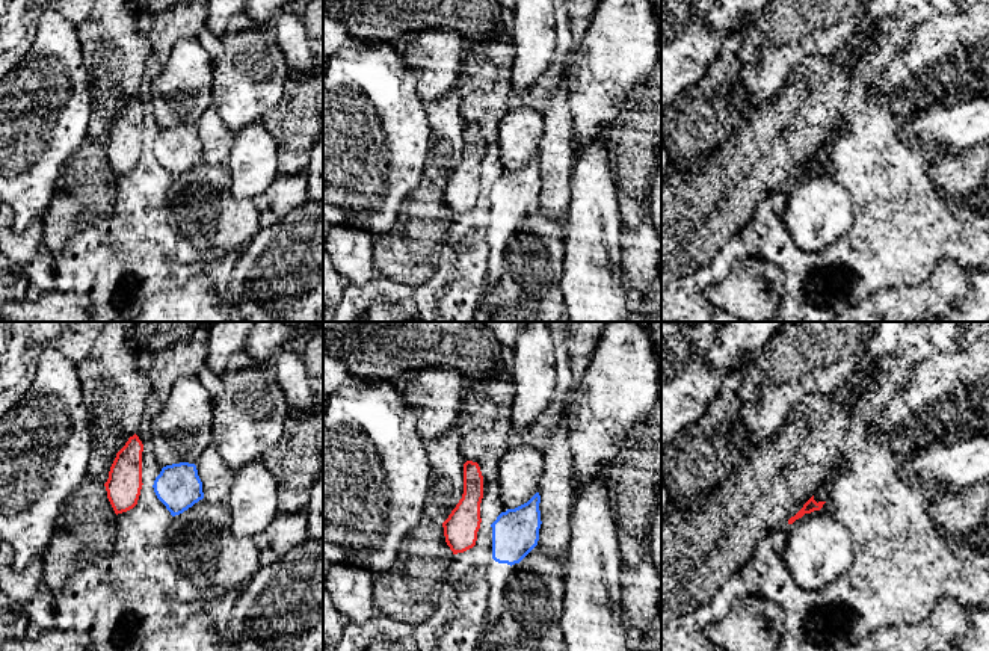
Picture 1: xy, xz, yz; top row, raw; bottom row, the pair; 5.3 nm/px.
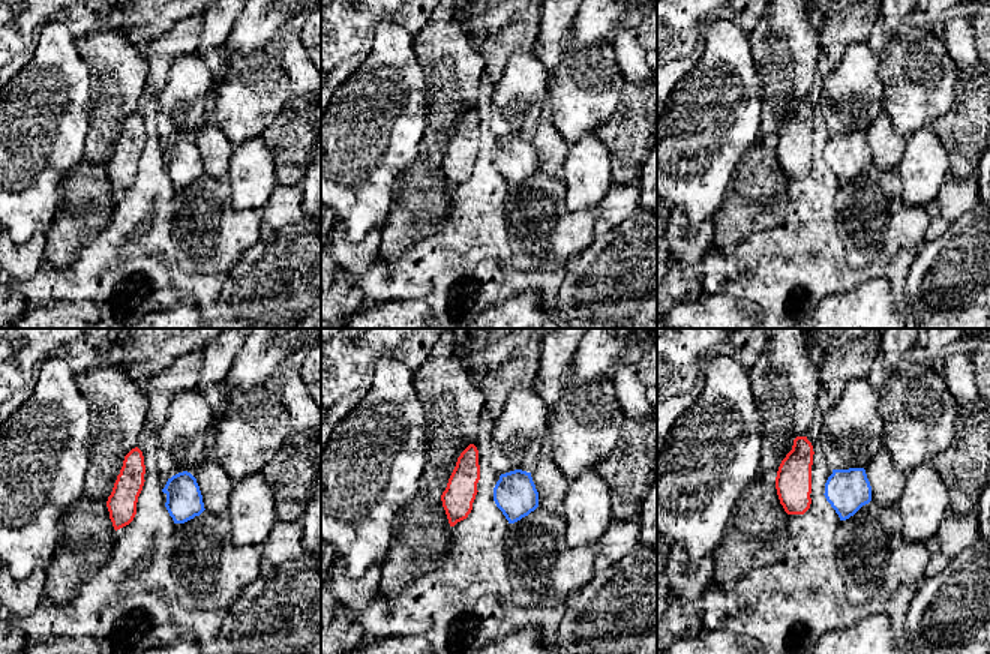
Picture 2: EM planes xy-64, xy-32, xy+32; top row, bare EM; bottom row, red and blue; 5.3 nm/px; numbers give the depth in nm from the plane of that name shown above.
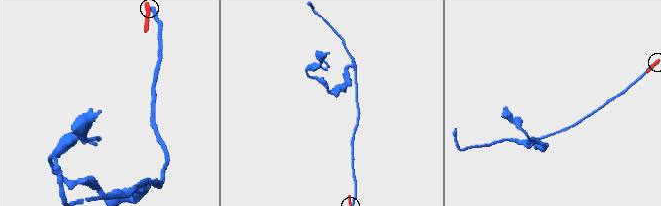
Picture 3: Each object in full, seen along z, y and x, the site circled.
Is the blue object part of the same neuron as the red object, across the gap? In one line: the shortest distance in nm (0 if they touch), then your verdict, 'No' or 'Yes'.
Distance 60 nm. No

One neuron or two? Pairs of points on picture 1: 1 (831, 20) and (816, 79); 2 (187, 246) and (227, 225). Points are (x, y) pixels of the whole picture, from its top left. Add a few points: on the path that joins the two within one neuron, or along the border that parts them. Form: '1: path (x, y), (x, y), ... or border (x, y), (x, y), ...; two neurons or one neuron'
1: border (852, 37), (835, 53), (810, 55), (791, 74); two neurons
2: path (197, 242), (209, 242), (218, 234); one neuron

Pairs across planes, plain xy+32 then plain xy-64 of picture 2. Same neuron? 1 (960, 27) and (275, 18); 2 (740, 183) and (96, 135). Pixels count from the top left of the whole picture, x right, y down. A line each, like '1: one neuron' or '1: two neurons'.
1: two neurons
2: two neurons

